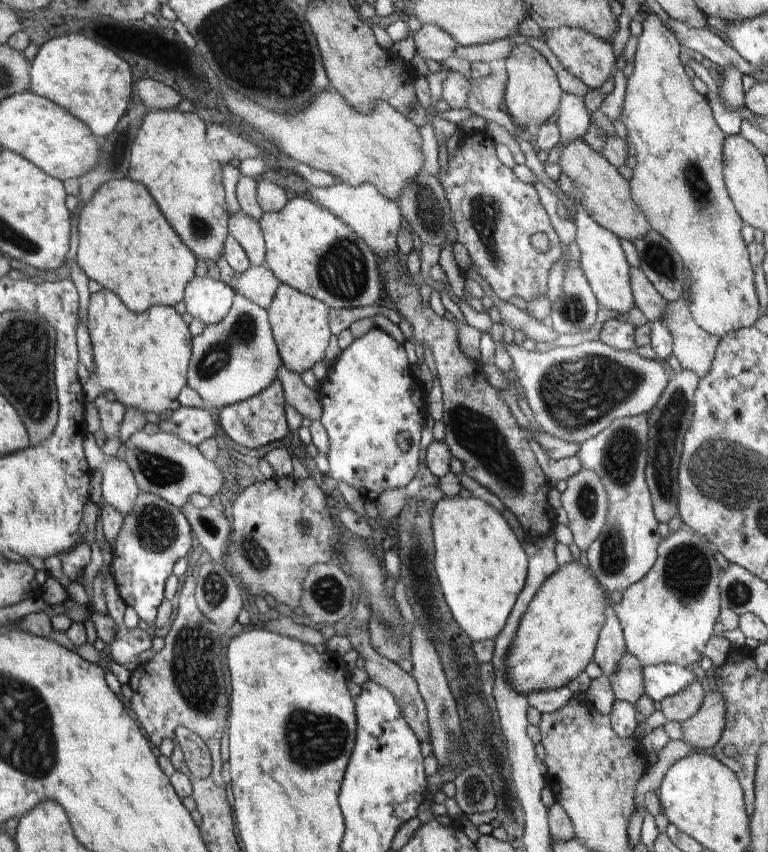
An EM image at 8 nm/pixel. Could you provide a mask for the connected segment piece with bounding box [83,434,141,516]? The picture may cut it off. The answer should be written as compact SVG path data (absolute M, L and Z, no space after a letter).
M92 434L86 436L83 449L91 470L98 470L102 474L101 491L104 502L128 516L141 491L128 463L117 456L104 454L104 450L96 445Z

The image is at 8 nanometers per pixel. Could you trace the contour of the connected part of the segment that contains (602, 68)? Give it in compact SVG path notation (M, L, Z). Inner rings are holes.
M564 27L554 28L553 30L544 30L544 41L548 48L558 61L570 74L582 80L590 89L600 88L610 77L615 66L620 66L621 63L616 61L613 52L612 43L598 40L580 28Z

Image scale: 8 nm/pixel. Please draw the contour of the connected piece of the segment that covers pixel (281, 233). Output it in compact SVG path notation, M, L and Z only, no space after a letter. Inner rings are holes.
M304 197L290 198L278 212L263 212L259 218L265 240L265 262L270 272L298 292L335 309L367 307L386 302L379 273L379 256L347 224L323 206Z

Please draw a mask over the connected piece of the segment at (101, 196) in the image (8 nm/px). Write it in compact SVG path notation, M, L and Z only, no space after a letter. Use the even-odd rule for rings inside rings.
M126 176L120 180L110 179L108 182L102 184L102 186L99 186L80 212L78 232L78 250L73 263L80 266L82 272L88 276L89 280L96 280L96 282L102 284L104 289L111 290L116 296L119 296L120 300L122 300L132 312L140 314L158 305L174 307L178 302L184 300L186 285L195 277L194 268L196 268L196 255L182 242L182 239L176 234L176 231L170 228L168 221L164 220L164 216L160 214L159 206L155 203L155 200L150 196L150 193L143 184L134 182Z

